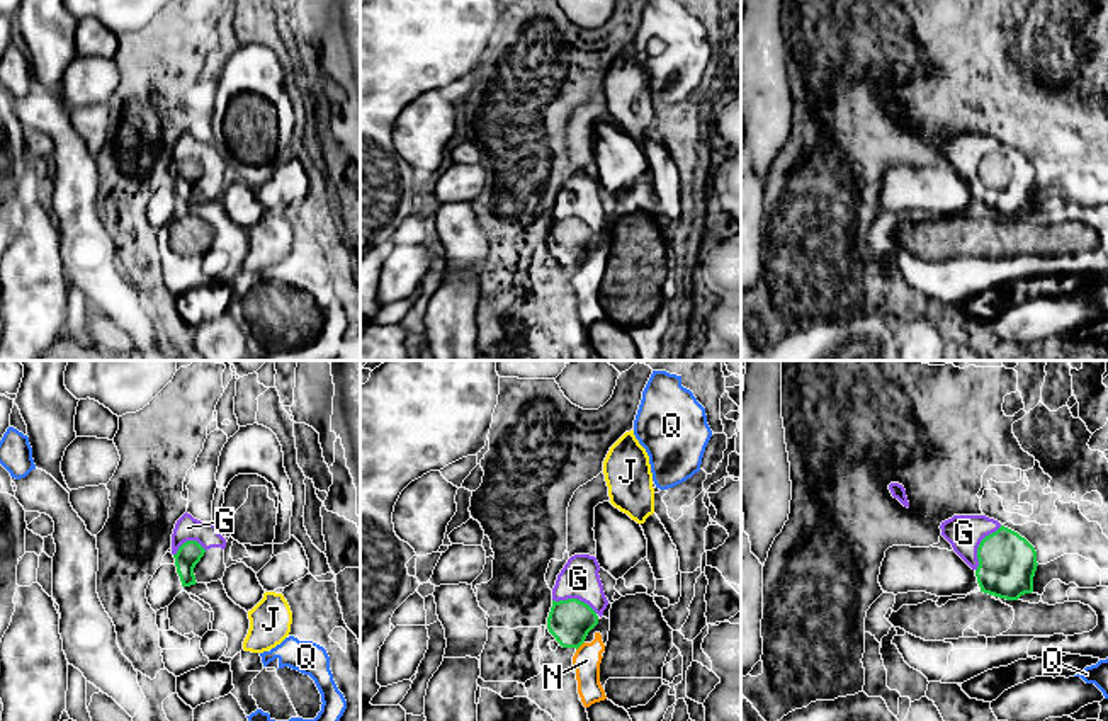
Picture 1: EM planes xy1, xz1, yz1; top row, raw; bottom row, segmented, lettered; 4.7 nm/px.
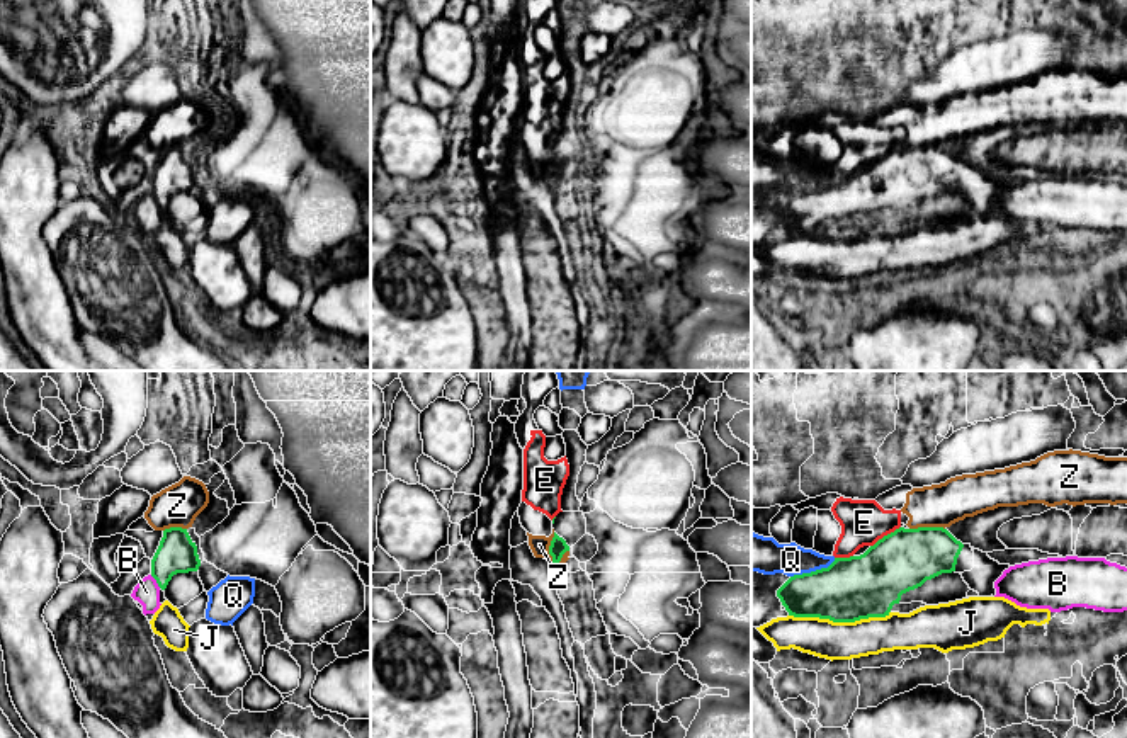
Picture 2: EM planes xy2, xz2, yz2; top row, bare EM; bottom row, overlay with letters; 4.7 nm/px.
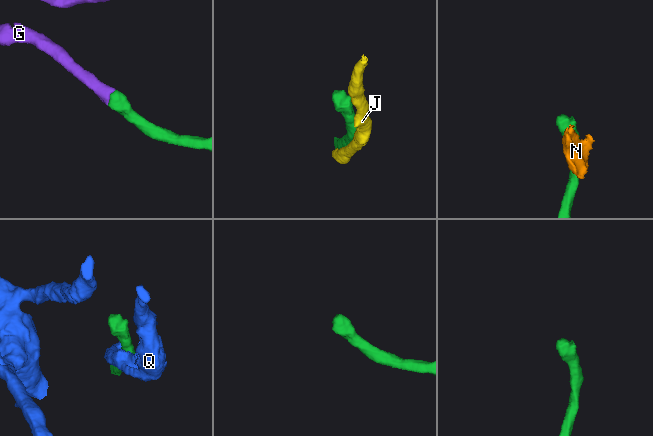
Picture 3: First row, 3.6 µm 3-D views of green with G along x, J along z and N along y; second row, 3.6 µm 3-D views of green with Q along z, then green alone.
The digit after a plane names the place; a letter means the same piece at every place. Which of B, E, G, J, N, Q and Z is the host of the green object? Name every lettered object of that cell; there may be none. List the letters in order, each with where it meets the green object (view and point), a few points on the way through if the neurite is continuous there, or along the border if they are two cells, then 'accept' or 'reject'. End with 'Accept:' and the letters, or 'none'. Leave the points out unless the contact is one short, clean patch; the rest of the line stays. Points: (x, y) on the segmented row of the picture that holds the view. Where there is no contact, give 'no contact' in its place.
B: xy2 (157, 582) | reject
E: yz2 (884, 536) | along yz2 (900, 526), (871, 546) | reject
G: yz1 (979, 546) | across yz1 (1006, 567), (979, 546), (964, 533) | accept
J: yz2 (838, 621) | reject
N: xz1 (580, 645) | reject
Q: yz2 (813, 572) | reject
Z: xz2 (549, 550) | along xz2 (553, 533), (549, 555), (556, 565) | reject
Accept: G

